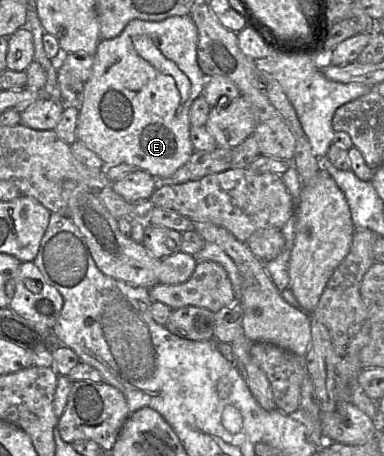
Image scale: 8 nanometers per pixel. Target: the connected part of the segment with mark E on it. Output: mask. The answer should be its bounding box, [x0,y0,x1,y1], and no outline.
[76,16,207,181]

